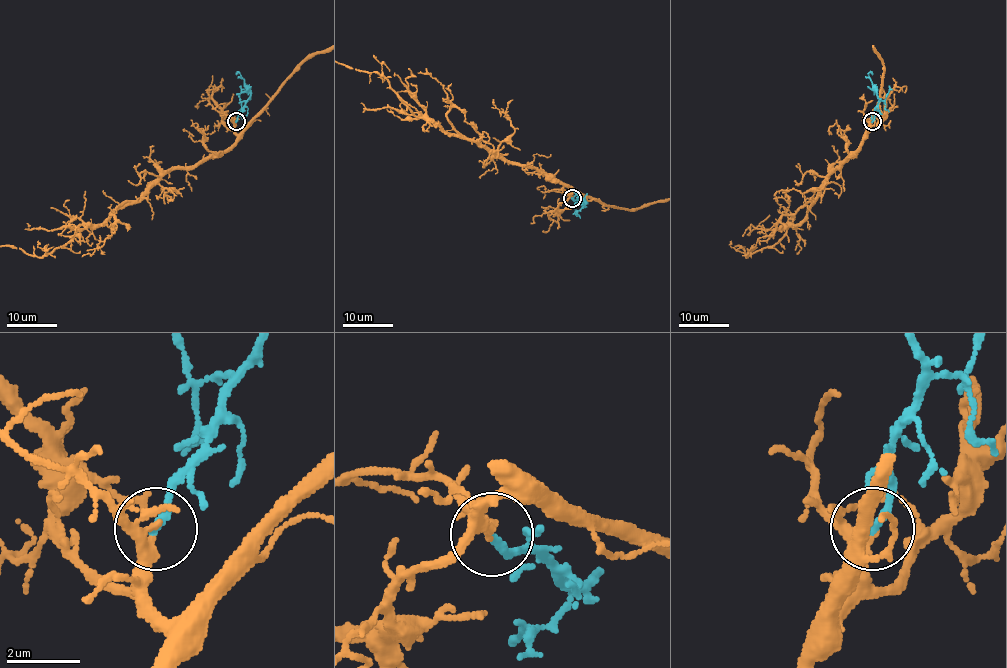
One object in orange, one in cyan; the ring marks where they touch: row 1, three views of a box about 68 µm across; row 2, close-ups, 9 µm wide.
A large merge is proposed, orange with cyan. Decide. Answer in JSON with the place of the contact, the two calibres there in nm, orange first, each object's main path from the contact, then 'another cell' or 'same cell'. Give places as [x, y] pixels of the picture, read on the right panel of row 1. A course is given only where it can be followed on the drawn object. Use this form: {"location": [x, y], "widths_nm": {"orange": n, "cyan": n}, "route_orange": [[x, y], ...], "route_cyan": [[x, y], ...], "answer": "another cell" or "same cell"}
{"location": [872, 121], "widths_nm": {"orange": 150, "cyan": 240}, "route_cyan": [[872, 121], [878, 97], [868, 73], [872, 74]], "answer": "same cell"}

